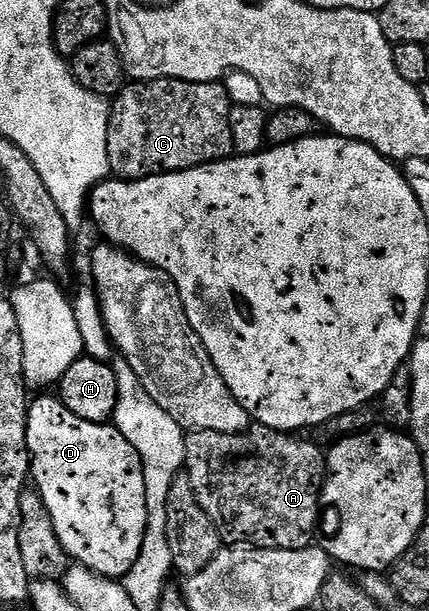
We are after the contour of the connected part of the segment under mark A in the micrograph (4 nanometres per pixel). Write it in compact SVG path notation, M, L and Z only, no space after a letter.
M255 423L244 433L221 431L188 432L185 443L185 476L193 483L193 491L201 507L221 530L224 542L252 549L305 549L312 544L315 528L321 525L321 494L327 471L324 450L314 440L291 431L270 429Z

